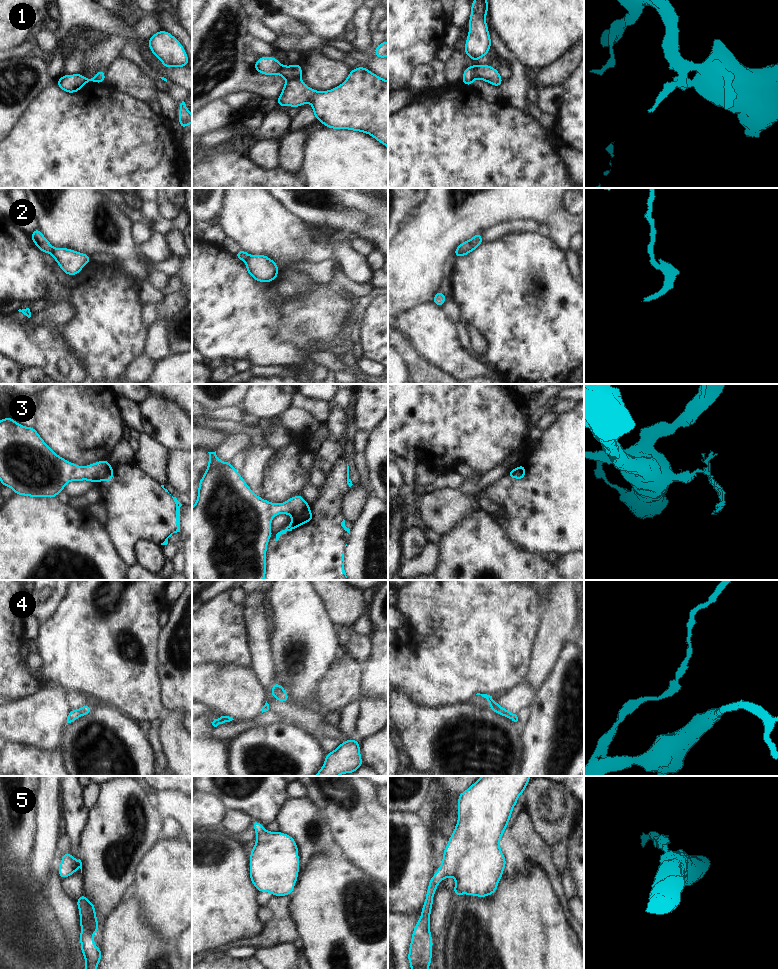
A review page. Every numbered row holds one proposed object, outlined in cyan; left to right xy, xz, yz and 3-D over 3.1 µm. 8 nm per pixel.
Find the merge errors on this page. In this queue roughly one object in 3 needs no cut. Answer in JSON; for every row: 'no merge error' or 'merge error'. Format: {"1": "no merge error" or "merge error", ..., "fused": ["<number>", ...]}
{"1": "merge error", "2": "merge error", "3": "merge error", "4": "no merge error", "5": "no merge error", "fused": ["1", "2", "3"]}

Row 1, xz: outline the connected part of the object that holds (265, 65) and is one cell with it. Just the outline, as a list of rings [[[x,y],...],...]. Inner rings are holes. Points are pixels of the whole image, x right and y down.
[[[260,57],[253,67],[263,75],[277,75],[283,65],[274,57]]]

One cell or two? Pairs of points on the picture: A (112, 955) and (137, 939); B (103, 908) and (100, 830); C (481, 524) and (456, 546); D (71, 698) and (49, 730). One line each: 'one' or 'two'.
A: one
B: one
C: one
D: two

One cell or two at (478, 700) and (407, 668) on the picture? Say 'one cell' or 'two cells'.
two cells

